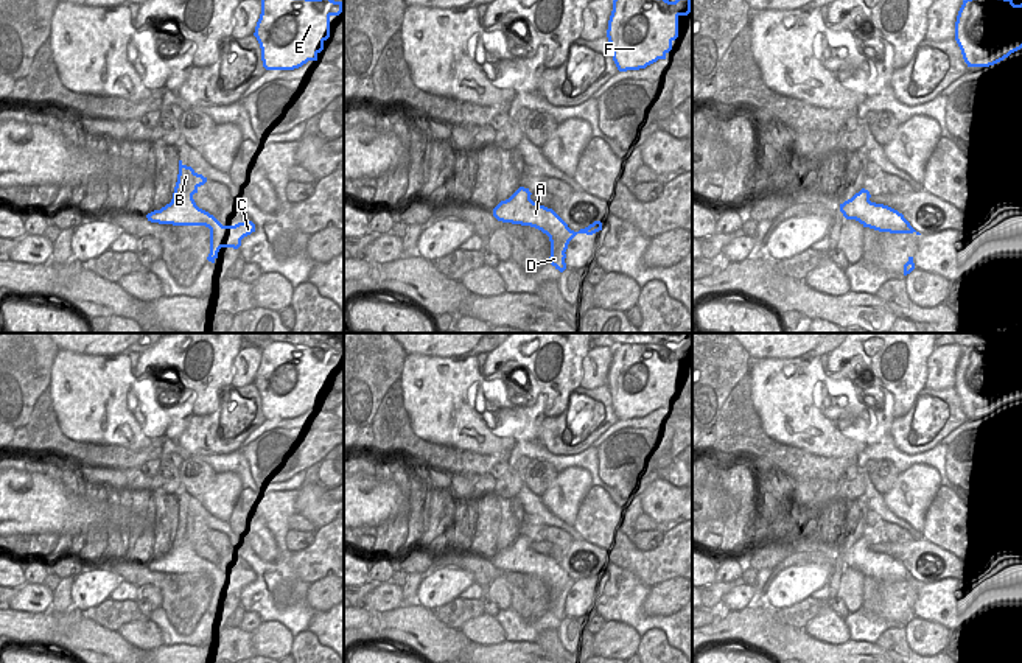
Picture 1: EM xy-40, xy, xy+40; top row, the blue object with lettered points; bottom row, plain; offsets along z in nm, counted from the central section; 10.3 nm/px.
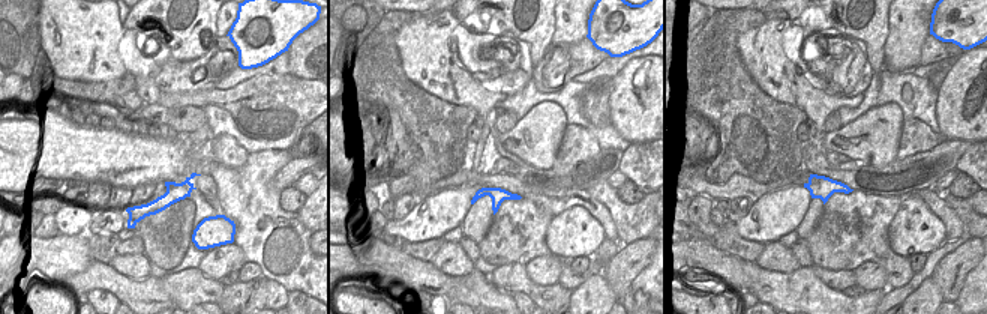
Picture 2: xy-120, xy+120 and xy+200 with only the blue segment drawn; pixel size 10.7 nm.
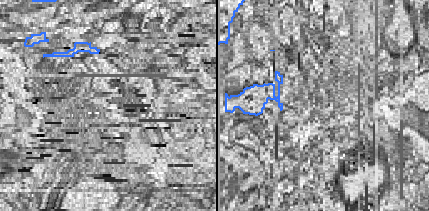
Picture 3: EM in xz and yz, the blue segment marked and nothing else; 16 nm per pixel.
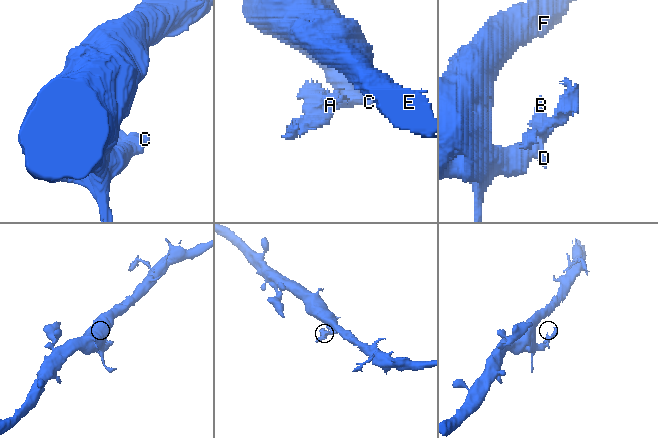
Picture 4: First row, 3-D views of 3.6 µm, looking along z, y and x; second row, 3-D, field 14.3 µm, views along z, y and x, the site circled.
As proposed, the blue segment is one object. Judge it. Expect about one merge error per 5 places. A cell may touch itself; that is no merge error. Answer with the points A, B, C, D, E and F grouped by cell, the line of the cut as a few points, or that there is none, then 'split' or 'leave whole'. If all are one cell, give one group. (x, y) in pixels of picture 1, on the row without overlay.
A B C D E F | no cut | leave whole

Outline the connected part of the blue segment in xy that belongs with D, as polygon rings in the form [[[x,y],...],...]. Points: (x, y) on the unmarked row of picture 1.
[[[520,535],[509,548],[501,549],[493,557],[493,565],[502,571],[530,574],[546,582],[551,590],[549,612],[563,621],[569,590],[577,582],[593,584],[602,579],[602,571],[594,570],[588,576],[574,581],[552,557],[534,551],[530,543],[529,537]]]

